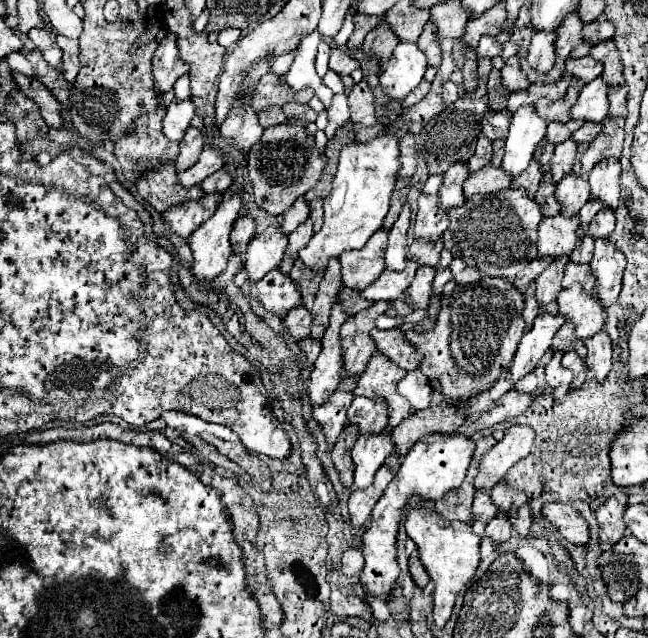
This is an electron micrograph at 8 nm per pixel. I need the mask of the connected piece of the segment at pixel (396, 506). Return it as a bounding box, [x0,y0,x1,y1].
[361,434,475,602]

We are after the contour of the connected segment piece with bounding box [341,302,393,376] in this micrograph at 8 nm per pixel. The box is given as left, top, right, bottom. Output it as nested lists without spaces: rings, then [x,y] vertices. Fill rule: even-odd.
[[[375,302],[371,308],[347,318],[347,322],[341,326],[347,374],[361,376],[361,372],[365,370],[371,354],[377,350],[375,340],[369,332],[375,328],[375,320],[385,314],[391,306],[393,302]]]

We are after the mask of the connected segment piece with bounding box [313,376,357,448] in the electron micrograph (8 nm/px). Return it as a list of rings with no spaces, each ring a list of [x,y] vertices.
[[[347,376],[339,382],[337,390],[329,396],[329,400],[313,410],[313,418],[321,424],[325,436],[327,436],[327,444],[329,448],[333,448],[337,436],[341,434],[341,430],[347,424],[347,410],[351,406],[353,400],[353,388],[357,386],[357,378],[355,376]]]

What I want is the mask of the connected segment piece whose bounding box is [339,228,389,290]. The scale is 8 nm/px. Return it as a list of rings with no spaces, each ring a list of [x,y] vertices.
[[[381,228],[373,234],[361,250],[347,250],[341,254],[341,274],[343,284],[355,290],[365,290],[369,282],[377,280],[381,270],[385,270],[385,250],[387,250],[387,230]]]

